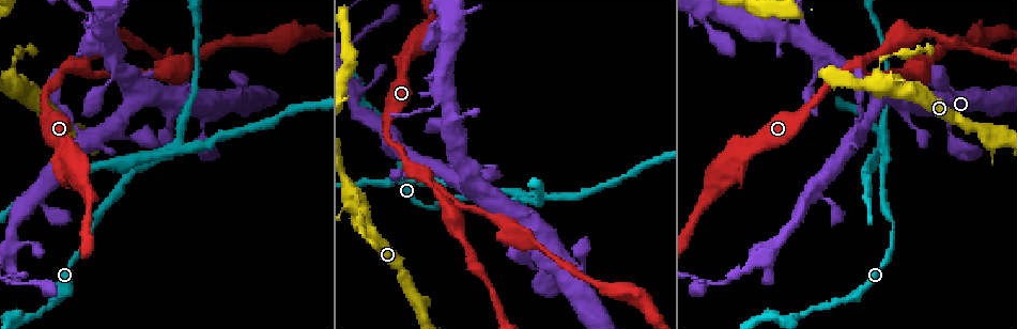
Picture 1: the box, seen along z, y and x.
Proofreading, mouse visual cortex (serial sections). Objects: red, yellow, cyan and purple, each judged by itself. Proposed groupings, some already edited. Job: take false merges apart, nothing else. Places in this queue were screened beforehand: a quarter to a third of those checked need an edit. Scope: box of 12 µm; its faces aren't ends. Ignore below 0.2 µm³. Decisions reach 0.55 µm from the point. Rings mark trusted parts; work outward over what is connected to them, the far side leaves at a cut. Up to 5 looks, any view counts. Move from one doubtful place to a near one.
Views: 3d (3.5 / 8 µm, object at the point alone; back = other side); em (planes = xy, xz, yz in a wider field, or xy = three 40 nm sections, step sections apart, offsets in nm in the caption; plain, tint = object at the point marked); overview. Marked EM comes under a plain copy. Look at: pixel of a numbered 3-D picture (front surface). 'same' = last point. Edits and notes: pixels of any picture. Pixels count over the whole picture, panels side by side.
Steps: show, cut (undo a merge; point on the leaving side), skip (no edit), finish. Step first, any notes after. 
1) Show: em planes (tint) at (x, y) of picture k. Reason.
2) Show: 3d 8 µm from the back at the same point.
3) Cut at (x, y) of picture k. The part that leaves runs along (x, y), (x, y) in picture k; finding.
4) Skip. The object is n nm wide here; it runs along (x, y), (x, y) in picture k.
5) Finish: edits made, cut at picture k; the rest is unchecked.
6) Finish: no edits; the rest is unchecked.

Show: 3d 3.5 µm at (423, 176) of picture 1.

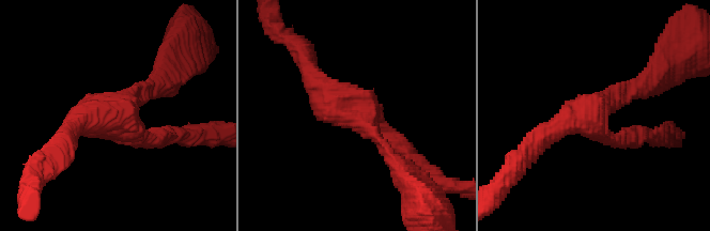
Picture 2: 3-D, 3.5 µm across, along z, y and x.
Show: em xy step 2 (tint) at (359, 110) of picture 2. 3 arms meet here; the arms are 200, 250, 300 nm wide.

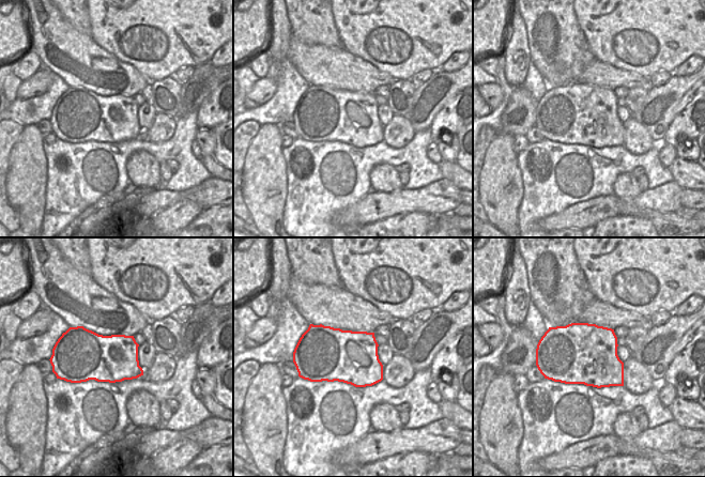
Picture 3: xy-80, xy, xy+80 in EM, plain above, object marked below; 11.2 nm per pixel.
Skip. It runs along (308, 70), (403, 152) in picture 2; one cell here.

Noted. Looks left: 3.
Show: 3d 8 µm at (139, 164) of picture 1. A narrow waist.

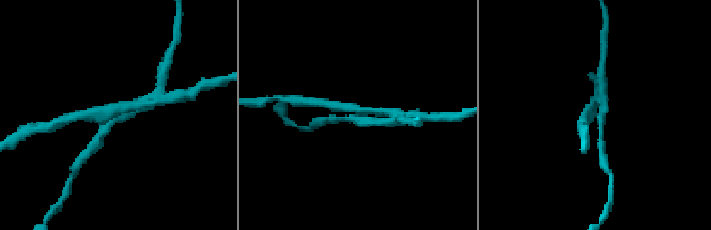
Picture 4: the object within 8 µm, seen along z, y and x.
Show: em xy step 2 (tint) at (359, 121) of picture 4.

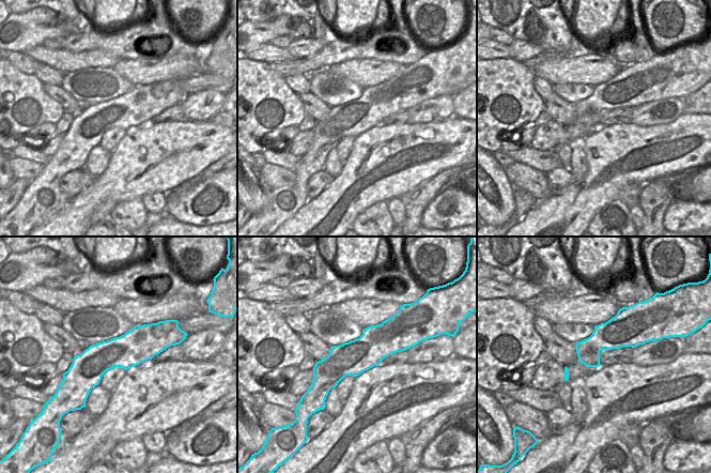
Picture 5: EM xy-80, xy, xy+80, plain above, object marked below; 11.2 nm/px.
Cut at (102, 111) of picture 4. Two cells meet here.

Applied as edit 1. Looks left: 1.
Finish: edits made, cut at picture 4; the rest is unchecked.

